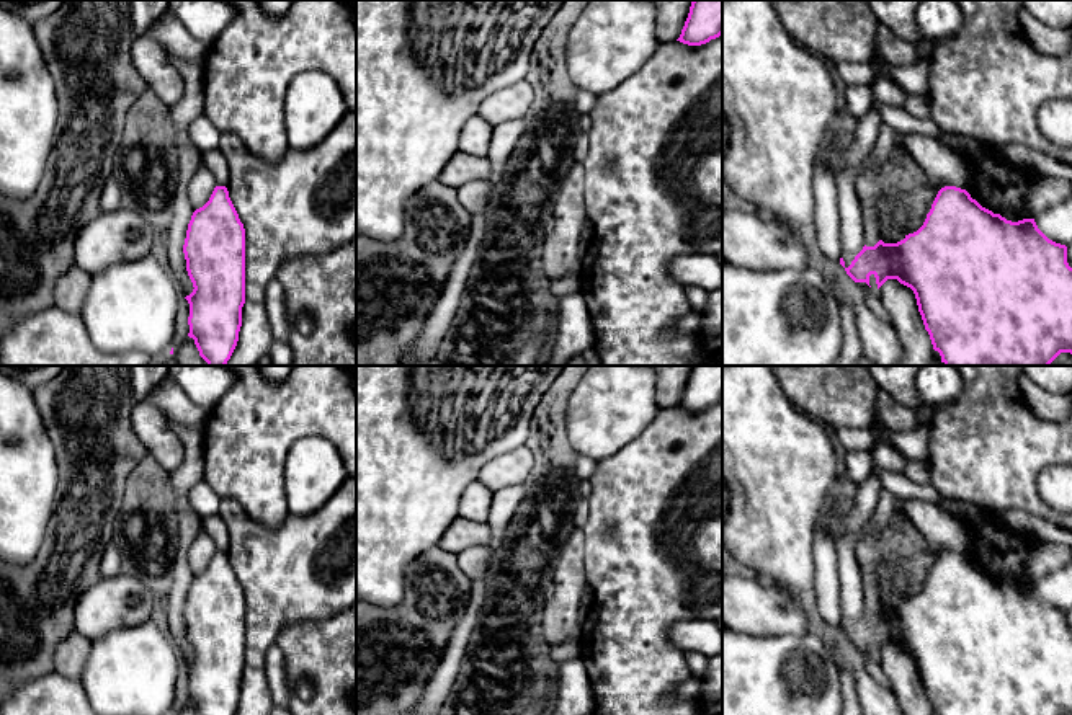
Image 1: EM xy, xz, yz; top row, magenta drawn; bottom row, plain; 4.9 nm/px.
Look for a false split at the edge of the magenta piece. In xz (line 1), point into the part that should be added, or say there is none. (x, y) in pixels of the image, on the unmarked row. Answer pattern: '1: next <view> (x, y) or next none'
1: next none

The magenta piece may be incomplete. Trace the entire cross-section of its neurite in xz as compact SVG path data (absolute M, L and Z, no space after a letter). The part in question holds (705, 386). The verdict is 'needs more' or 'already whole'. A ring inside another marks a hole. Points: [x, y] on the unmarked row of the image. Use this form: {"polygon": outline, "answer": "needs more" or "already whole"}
{"polygon": "M693 366L677 406L701 411L722 400L722 366Z", "answer": "already whole"}

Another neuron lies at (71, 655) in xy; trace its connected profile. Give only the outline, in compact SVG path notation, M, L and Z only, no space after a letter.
M72 632L56 648L54 673L72 681L80 681L90 650L92 640L78 632Z

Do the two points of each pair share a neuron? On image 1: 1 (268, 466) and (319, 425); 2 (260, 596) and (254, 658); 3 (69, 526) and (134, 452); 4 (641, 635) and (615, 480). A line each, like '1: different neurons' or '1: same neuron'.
1: same neuron
2: same neuron
3: same neuron
4: same neuron

